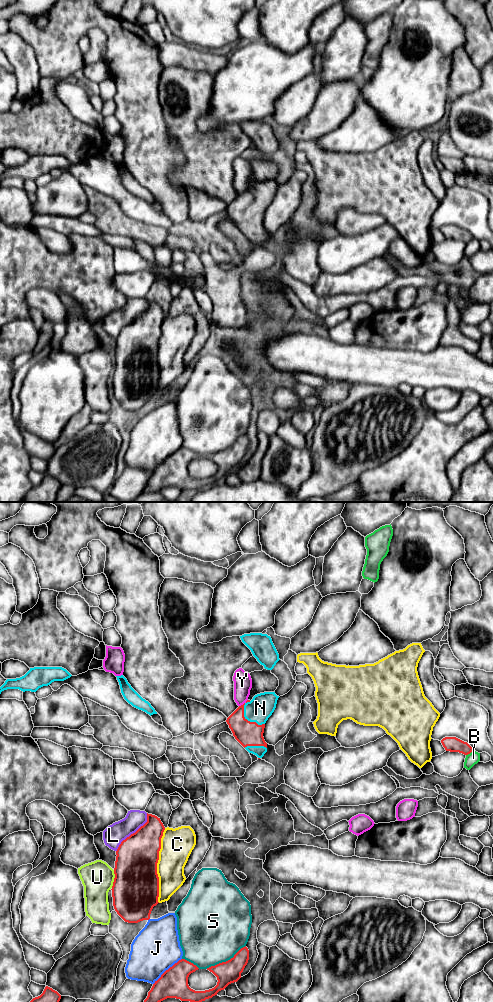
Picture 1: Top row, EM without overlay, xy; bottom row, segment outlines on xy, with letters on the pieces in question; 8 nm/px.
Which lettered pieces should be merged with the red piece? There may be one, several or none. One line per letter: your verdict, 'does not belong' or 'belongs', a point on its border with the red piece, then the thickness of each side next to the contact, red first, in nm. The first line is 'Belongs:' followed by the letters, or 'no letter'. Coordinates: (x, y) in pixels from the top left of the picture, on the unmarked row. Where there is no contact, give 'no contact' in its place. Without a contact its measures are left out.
Belongs: N
B: does not belong | xy (469, 241) | 120/100 nm
C: does not belong | xy (156, 353) | 360/260 nm
J: does not belong | xy (166, 458) | 240/380 nm
L: does not belong | xy (133, 321) | 340/170 nm
N: belongs | xy (247, 208) | 200/200 nm
S: does not belong | xy (226, 449) | 180/480 nm
U: does not belong | xy (114, 367) | 380/260 nm
Y: does not belong | xy (244, 191) | 200/140 nm

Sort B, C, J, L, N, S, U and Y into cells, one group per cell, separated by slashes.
B / C / J / L / N / S / U / Y

